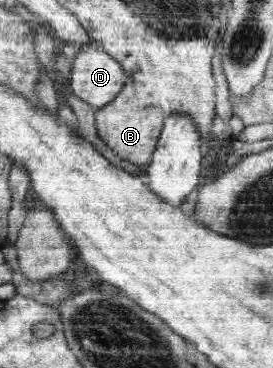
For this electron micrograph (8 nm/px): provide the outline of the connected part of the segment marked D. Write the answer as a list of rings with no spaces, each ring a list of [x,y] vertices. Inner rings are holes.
[[[97,43],[83,48],[72,60],[72,93],[93,108],[105,108],[118,96],[128,76]]]

